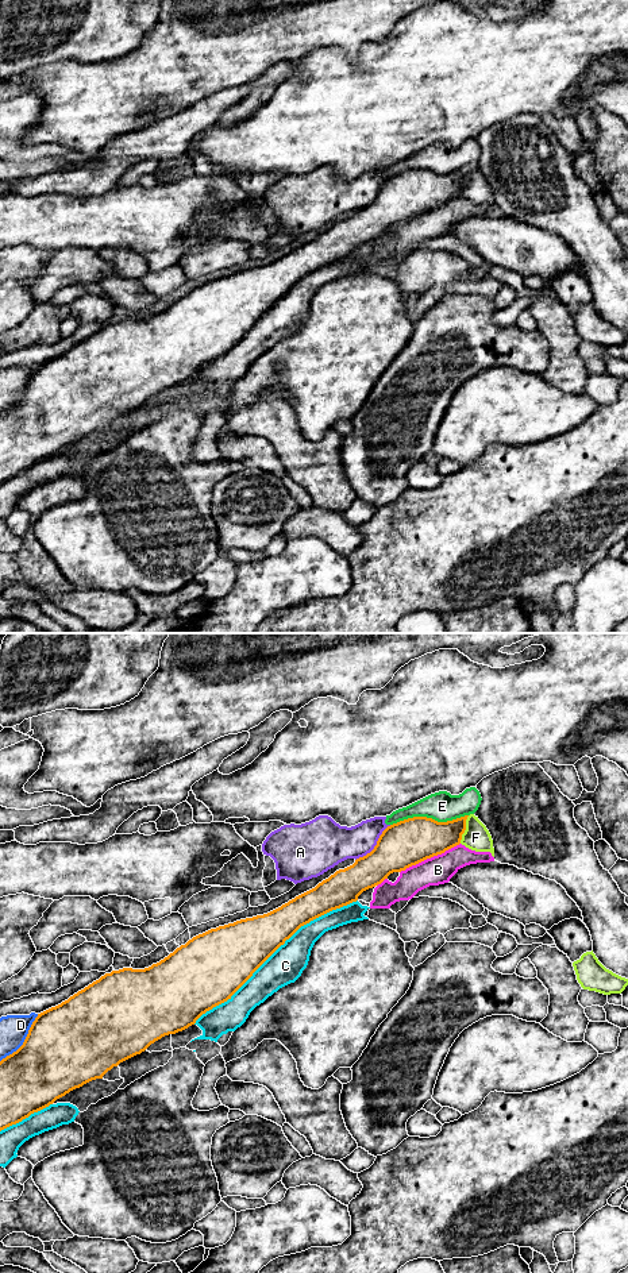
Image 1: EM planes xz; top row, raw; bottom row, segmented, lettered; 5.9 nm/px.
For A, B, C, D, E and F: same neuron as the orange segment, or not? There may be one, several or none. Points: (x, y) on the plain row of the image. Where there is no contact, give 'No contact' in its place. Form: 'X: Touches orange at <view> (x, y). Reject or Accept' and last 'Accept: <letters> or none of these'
A: Touches orange at xz (376, 197). Reject
B: Touches orange at xz (430, 209). Reject
C: Touches orange at xz (274, 303). Reject
D: Touches orange at xz (24, 392). Reject
E: Touches orange at xz (428, 170). Reject
F: Touches orange at xz (465, 181). Reject
Accept: none of these

